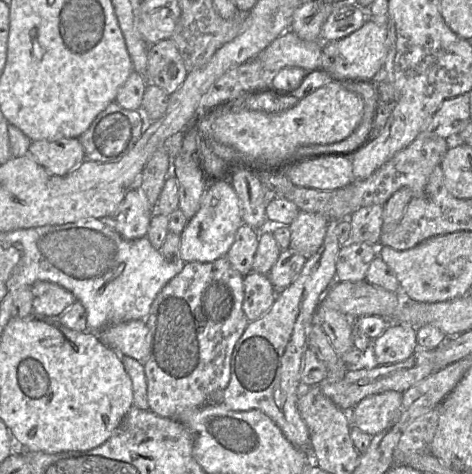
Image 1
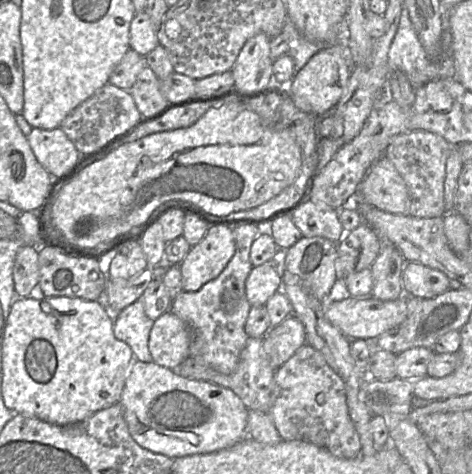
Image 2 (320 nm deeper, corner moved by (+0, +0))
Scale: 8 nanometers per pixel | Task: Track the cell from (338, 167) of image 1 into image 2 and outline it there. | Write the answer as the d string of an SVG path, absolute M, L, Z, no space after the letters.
M385 157L369 167L360 183L358 197L381 211L408 216L410 198L407 186L392 162Z

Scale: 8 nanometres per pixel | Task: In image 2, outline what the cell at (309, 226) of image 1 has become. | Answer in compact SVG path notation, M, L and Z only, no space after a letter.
M302 237L286 252L285 270L297 275L304 287L326 302L336 276L338 243L323 237Z

